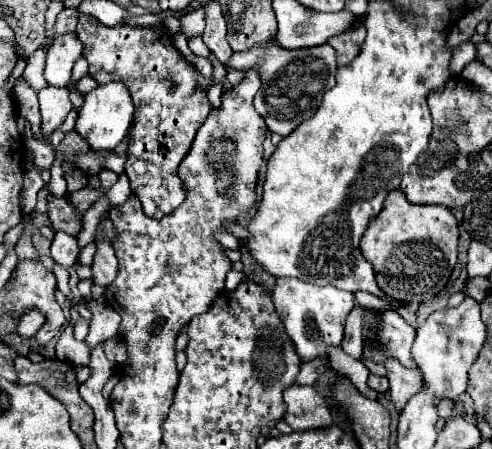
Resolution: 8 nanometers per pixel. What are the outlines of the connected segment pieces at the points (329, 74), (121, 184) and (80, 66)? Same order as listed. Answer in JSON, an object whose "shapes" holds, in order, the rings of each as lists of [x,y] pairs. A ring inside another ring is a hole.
{"shapes":[[[[271,39],[265,47],[253,47],[243,53],[235,53],[231,57],[231,69],[243,69],[243,67],[255,67],[261,77],[261,95],[255,97],[255,111],[265,119],[265,125],[271,133],[289,135],[299,123],[305,119],[311,119],[321,105],[323,95],[335,85],[335,49],[331,45],[317,45],[317,47],[305,47],[305,49],[283,49],[275,39]],[[275,87],[275,99],[267,93]]],[[[119,175],[117,183],[107,191],[107,199],[109,199],[109,207],[115,207],[115,205],[121,205],[123,201],[127,201],[127,197],[131,195],[131,189],[127,185],[127,175]]],[[[81,57],[81,59],[73,65],[73,71],[71,71],[71,73],[73,73],[73,75],[71,75],[71,81],[69,81],[69,85],[67,85],[69,89],[71,89],[71,87],[81,79],[81,77],[87,75],[87,61]]]]}

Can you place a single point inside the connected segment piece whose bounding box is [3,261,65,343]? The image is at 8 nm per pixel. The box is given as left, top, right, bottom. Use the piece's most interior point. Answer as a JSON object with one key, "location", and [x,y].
{"location":[31,287]}

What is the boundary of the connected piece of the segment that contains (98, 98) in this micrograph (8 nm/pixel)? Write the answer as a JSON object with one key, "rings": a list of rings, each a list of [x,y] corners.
{"rings":[[[119,81],[99,85],[91,93],[85,95],[85,103],[77,113],[73,131],[85,137],[85,141],[89,143],[93,151],[113,151],[127,137],[127,129],[131,127],[133,109],[135,107],[133,107],[131,95],[127,93],[127,87],[123,87]]]}

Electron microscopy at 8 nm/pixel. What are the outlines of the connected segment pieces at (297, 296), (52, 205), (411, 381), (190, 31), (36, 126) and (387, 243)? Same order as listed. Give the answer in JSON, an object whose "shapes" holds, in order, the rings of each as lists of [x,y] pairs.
{"shapes":[[[[279,277],[271,289],[271,299],[301,361],[327,357],[329,347],[341,347],[345,317],[355,305],[355,297],[349,291],[341,291],[331,285],[319,287],[293,277]]],[[[49,197],[49,217],[55,231],[65,231],[73,237],[79,235],[83,221],[67,197]]],[[[387,359],[385,361],[385,369],[387,369],[387,379],[389,379],[389,393],[391,393],[391,401],[393,401],[393,407],[397,413],[403,411],[403,407],[407,405],[407,401],[417,395],[419,391],[425,389],[425,383],[423,383],[423,375],[421,371],[413,371],[413,369],[407,369],[403,365],[399,365],[397,361]]],[[[195,9],[187,15],[183,15],[181,23],[183,23],[183,35],[187,35],[187,37],[201,35],[205,29],[205,9]]],[[[17,79],[15,87],[13,87],[13,95],[19,101],[19,113],[31,123],[31,131],[33,137],[39,141],[41,139],[41,113],[39,113],[39,101],[37,101],[37,93],[23,81]]],[[[401,189],[387,195],[383,209],[361,237],[361,253],[371,261],[379,287],[411,305],[433,299],[447,285],[457,263],[459,227],[443,205],[411,205]]]]}

